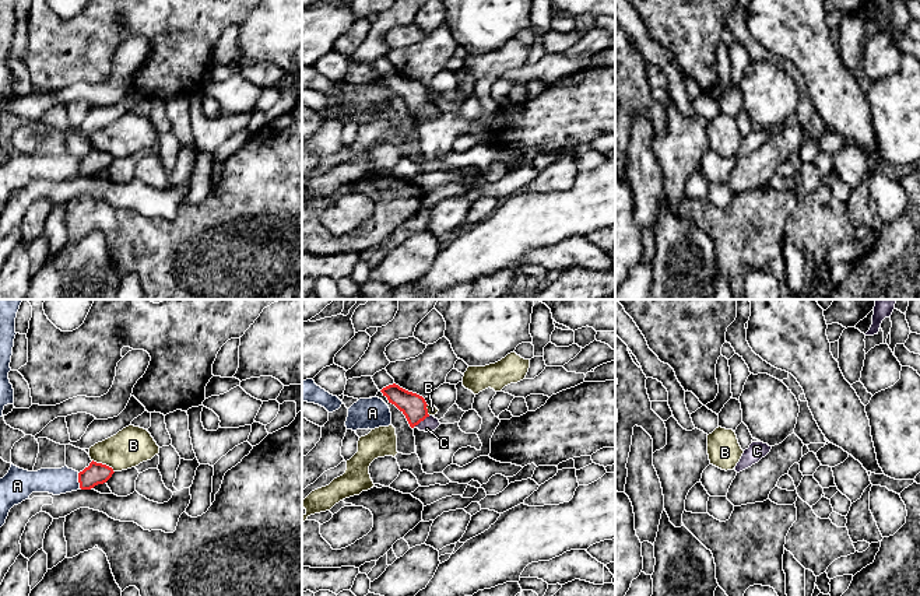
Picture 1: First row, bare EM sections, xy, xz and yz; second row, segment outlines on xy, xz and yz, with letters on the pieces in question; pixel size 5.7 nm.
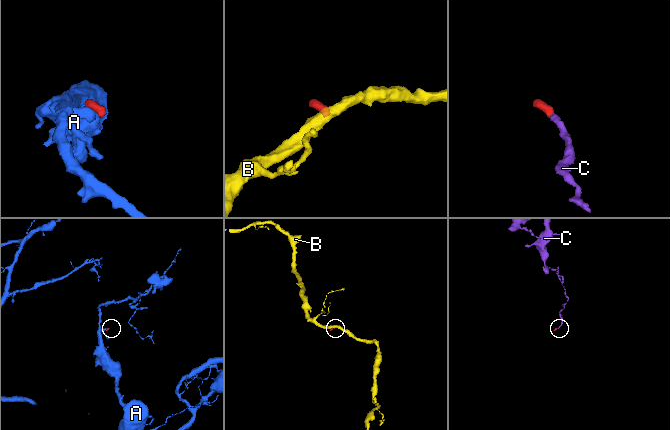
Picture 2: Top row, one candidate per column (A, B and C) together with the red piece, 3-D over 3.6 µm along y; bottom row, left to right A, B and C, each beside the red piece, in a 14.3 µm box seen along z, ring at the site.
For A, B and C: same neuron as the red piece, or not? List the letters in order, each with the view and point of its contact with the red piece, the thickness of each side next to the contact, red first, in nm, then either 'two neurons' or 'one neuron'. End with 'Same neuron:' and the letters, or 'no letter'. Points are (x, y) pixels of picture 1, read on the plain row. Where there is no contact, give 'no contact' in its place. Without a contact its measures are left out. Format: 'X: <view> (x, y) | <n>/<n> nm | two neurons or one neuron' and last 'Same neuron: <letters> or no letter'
A: xy (78, 167) | 130/150 nm | two neurons
B: xy (104, 151) | 130/220 nm | two neurons
C: xz (421, 107) | 140/80 nm | one neuron
Same neuron: C

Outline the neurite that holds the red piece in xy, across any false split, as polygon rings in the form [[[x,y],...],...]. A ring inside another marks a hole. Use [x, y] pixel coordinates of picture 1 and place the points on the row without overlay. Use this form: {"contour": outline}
{"contour": [[[92,147],[88,154],[78,159],[80,175],[91,176],[98,171],[103,171],[113,159],[112,154]]]}

